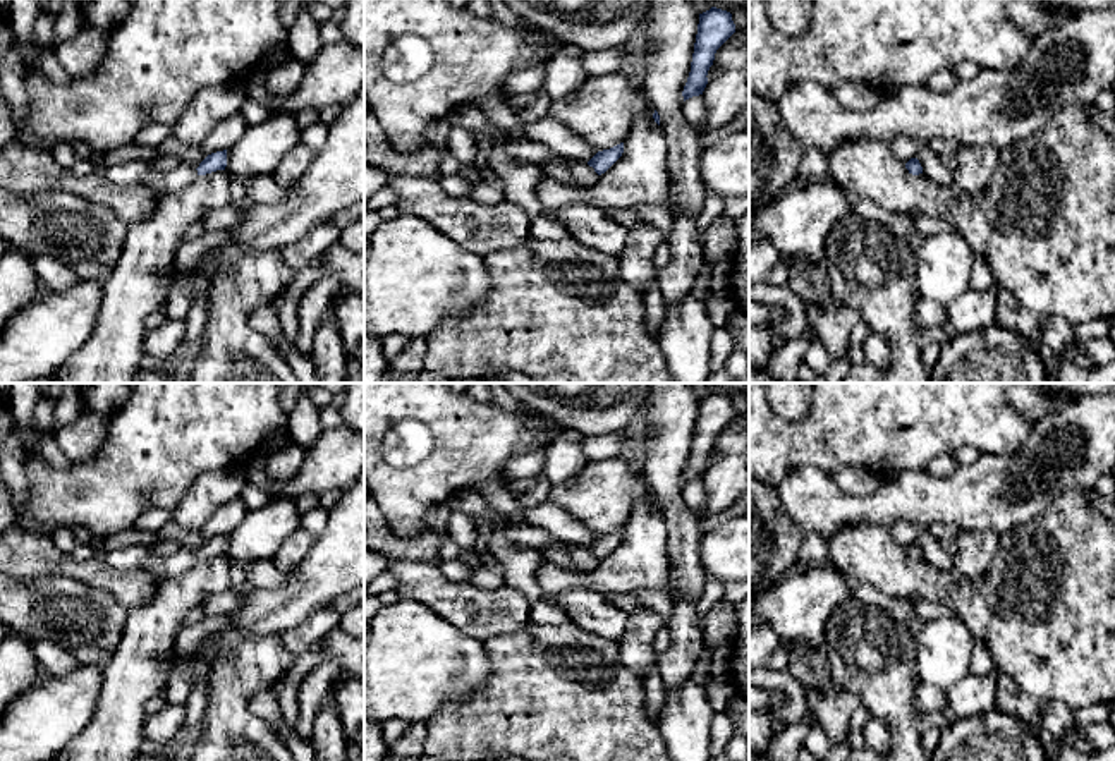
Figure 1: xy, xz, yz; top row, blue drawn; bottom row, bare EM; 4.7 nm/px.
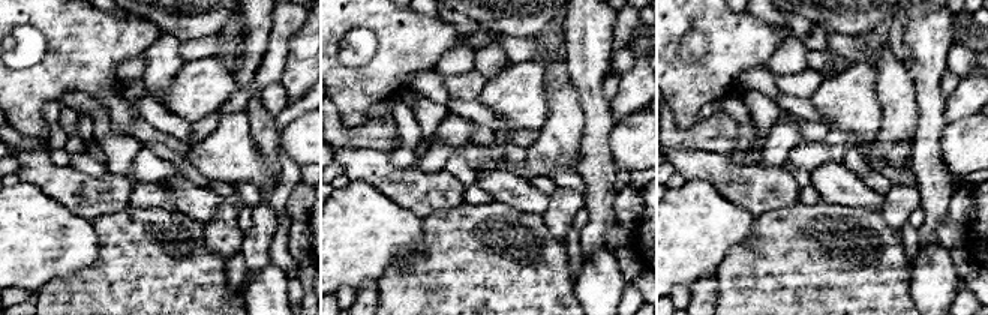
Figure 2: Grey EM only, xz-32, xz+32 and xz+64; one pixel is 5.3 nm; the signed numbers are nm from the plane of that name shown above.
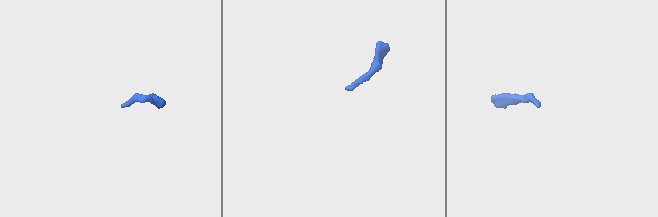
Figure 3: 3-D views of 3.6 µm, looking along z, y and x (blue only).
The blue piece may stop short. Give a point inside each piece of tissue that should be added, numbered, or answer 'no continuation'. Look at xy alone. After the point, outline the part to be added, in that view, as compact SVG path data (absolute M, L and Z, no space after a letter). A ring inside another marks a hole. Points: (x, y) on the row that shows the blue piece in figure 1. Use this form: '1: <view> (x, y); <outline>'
1: xy (182, 176); M182 163L168 174L153 175L149 170L141 177L143 186L149 187L156 194L170 194L179 192L191 186L198 177L198 170L189 165Z

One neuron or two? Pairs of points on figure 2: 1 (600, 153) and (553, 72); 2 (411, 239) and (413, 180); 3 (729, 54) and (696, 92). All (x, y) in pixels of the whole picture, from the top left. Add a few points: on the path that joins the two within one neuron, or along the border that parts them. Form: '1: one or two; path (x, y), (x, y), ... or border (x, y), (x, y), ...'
1: two; border (576, 89), (582, 110), (580, 158)
2: two; border (383, 192), (422, 218)
3: one; path (724, 63), (705, 83)

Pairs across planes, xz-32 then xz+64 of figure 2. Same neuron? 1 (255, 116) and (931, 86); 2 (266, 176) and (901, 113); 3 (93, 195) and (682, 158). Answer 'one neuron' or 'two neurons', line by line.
1: one neuron
2: one neuron
3: one neuron

